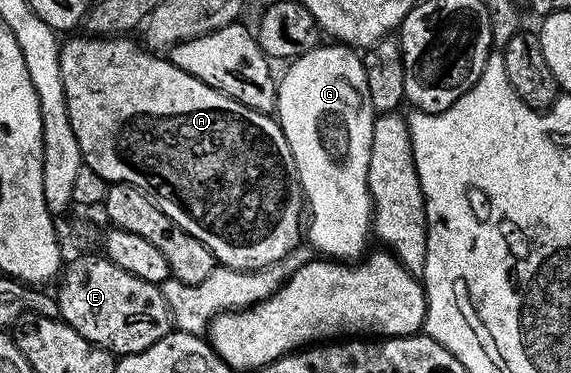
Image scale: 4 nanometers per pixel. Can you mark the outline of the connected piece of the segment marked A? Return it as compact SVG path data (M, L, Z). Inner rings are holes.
M69 36L62 41L59 72L63 72L63 92L67 92L67 112L71 116L71 128L75 132L75 140L79 140L84 165L88 169L90 166L99 177L106 178L106 183L131 186L156 200L155 205L167 216L171 216L171 220L175 220L175 224L179 224L183 232L195 236L195 240L203 243L222 267L254 271L282 262L303 238L303 195L301 185L297 183L297 169L293 163L291 148L287 144L287 136L283 136L281 123L276 117L247 108L231 96L203 84L203 80L195 80L195 76L180 70L168 57L158 56L140 45L137 47L132 42L132 37L73 37L77 36Z

